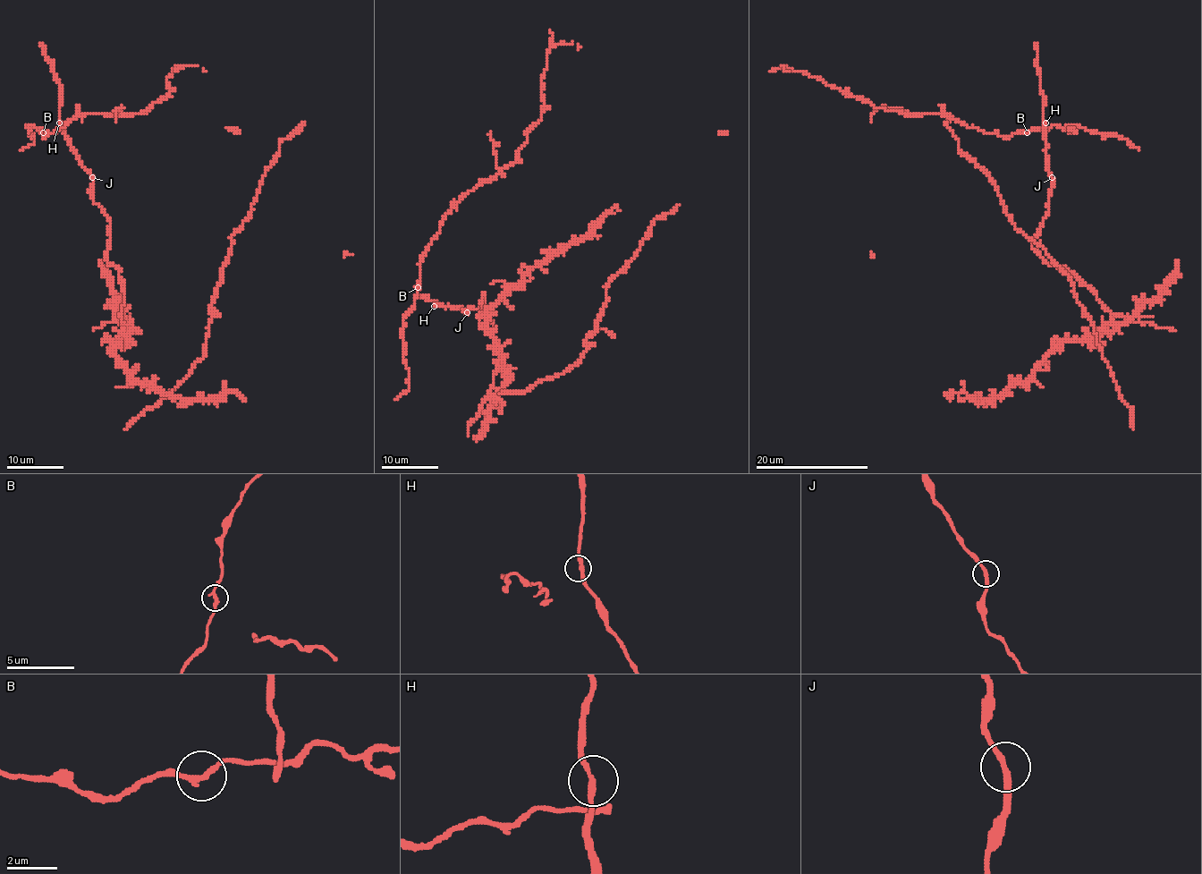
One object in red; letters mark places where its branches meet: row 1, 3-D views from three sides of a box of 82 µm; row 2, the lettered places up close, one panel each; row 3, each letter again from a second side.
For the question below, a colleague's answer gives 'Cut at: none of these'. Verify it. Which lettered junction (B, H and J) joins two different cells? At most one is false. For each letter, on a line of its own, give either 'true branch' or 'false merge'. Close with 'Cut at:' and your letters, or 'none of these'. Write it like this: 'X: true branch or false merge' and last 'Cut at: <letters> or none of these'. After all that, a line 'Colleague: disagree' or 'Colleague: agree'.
B: true branch
H: true branch
J: true branch
Cut at: none of these
Colleague: agree

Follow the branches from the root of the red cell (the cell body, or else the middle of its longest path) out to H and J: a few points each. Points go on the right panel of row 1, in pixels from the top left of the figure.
H: (1102, 303), (1085, 284), (1066, 269), (1049, 265), (1032, 247), (1052, 189), (1045, 123)
J: (1102, 303), (1085, 284), (1066, 269), (1049, 265), (1032, 247), (1032, 237), (1048, 211), (1052, 177)

